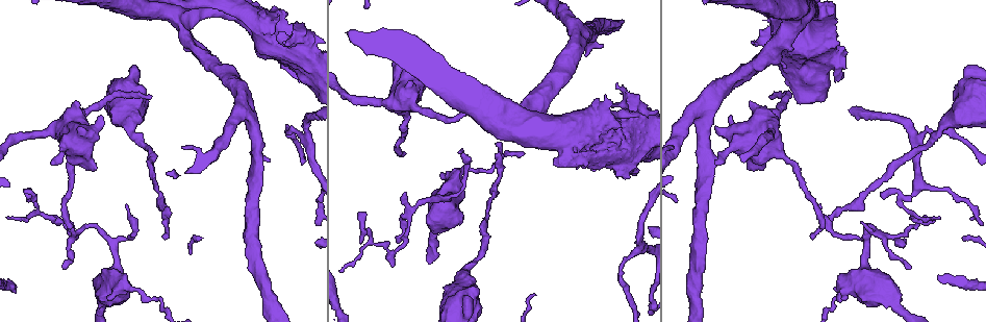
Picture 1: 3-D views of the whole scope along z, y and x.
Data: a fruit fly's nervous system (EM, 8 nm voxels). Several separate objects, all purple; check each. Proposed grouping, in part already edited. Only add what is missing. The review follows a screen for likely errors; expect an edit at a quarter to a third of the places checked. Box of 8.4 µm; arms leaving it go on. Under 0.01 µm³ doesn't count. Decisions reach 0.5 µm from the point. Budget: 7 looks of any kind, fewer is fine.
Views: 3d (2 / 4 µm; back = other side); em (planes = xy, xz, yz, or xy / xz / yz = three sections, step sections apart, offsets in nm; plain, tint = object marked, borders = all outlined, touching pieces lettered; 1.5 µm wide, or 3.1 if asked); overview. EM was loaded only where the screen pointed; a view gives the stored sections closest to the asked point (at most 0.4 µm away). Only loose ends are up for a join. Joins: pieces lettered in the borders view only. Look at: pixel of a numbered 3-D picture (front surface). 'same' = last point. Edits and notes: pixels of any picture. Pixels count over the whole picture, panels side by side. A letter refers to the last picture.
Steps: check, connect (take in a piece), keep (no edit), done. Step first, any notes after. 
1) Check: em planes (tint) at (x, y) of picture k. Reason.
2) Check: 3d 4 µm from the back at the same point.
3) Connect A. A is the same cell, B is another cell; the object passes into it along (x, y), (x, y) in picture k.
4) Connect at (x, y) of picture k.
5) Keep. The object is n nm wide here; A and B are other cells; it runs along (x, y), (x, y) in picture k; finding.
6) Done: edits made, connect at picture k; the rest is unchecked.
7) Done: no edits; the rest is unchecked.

Check: em planes (borders) at (837, 80) of picture 1. An open end.

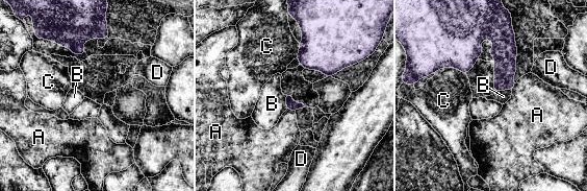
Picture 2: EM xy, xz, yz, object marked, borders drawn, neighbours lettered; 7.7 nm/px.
Keep. The longest contact is with C, 240 nm; A, B, C and D are other cells; it runs along (512, 34), (484, 36), (451, 62) in picture 2; none of them fits.

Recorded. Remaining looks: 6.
Check: 3d 4 µm at (814, 237) of picture 1. Long arm stops here.

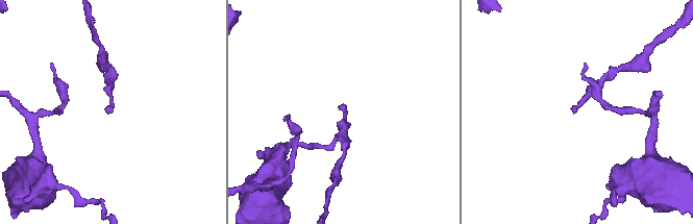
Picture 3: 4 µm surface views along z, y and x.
Check: em xz step 4 (borders) at (340, 107) of picture 3. Shape alone is not enough.

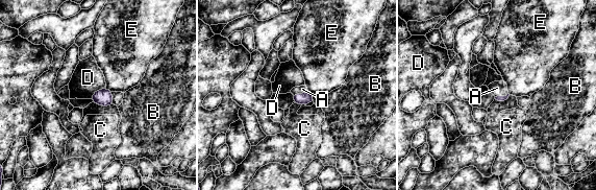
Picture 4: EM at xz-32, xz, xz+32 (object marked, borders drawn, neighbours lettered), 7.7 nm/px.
Connect A. A is the same cell, B, C, D and E are other cells; the object passes into it along (307, 97), (300, 94), (302, 89) in picture 4; it goes on there.

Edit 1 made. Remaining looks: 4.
Check: overview.

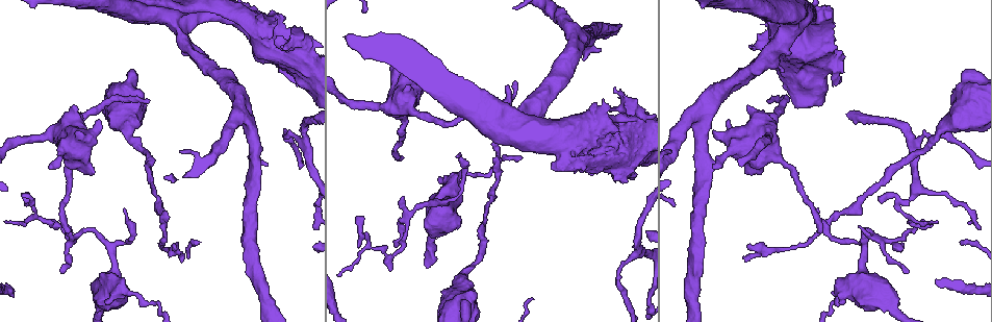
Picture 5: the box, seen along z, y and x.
Check: em xy step 4 (tint) at (744, 173) of picture 5. Free end.

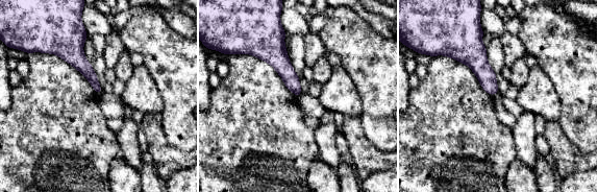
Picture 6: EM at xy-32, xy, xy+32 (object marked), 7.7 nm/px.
Check: em planes (borders) at the same point. Cut it another way.

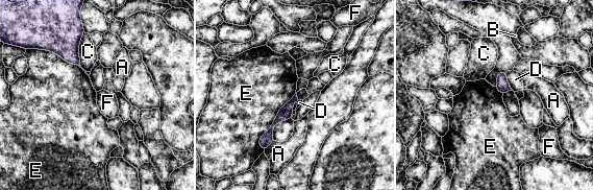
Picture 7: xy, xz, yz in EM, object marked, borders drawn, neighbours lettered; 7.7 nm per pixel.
Keep. A, B, C, D, E and F are other cells; none of them fits.

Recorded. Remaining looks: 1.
Done: edits made, connect at picture 4; the rest is unchecked.

